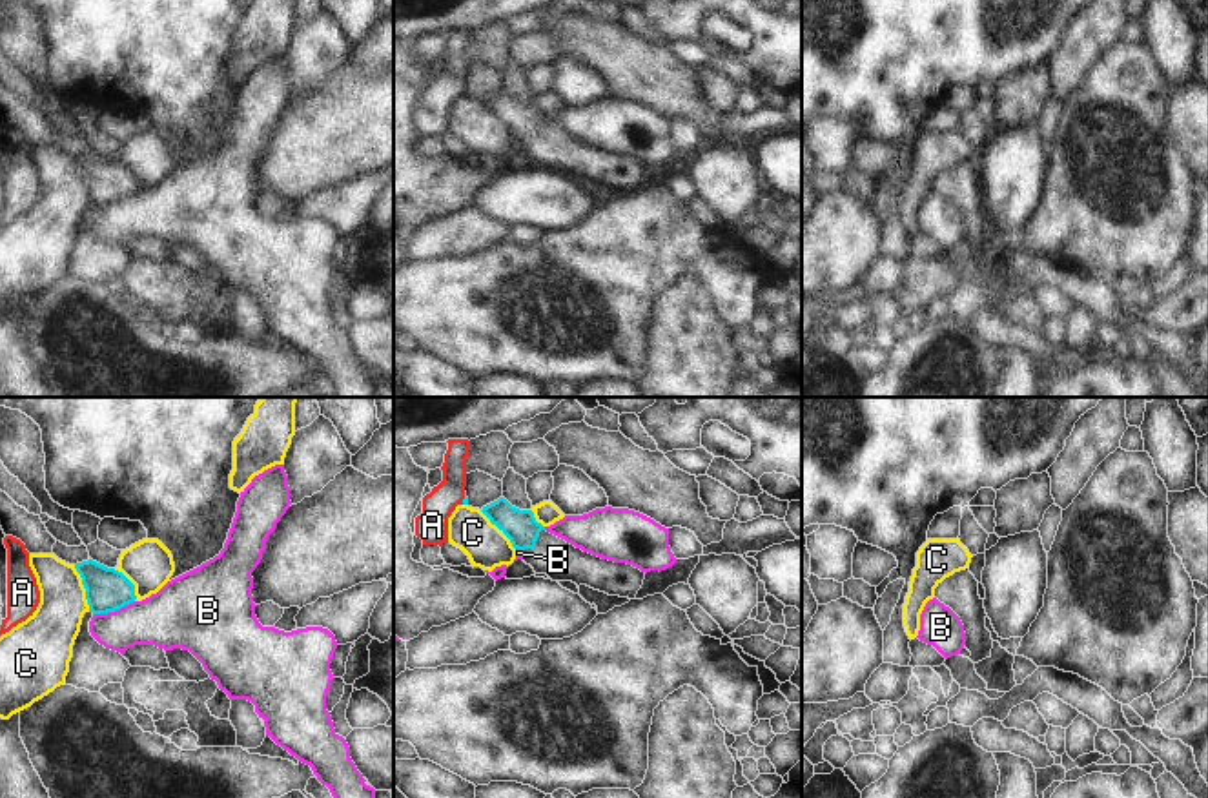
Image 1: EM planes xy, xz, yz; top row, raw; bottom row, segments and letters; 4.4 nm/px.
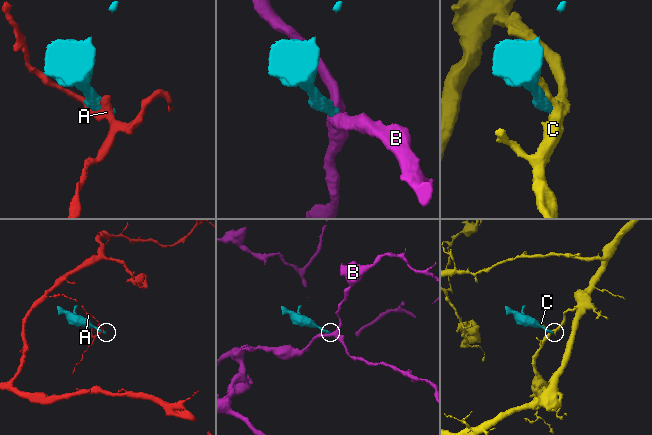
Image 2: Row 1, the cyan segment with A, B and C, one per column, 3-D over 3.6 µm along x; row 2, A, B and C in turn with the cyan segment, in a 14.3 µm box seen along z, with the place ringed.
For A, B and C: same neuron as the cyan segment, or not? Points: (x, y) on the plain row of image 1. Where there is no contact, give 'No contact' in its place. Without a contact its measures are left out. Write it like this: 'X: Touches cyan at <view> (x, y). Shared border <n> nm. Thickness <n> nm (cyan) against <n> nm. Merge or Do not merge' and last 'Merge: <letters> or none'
A: Touches cyan at xz (465, 90). Shared border 60 nm. Thickness 30 nm (cyan) against 140 nm. Do not merge
B: Touches cyan at xy (113, 203). Shared border 200 nm. Thickness 190 nm (cyan) against 260 nm. Do not merge
C: Touches cyan at xy (84, 179). Shared border 220 nm. Thickness 190 nm (cyan) against 220 nm. Do not merge
Merge: none.

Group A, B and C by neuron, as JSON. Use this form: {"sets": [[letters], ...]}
{"sets": [["A"], ["B"], ["C"]]}

